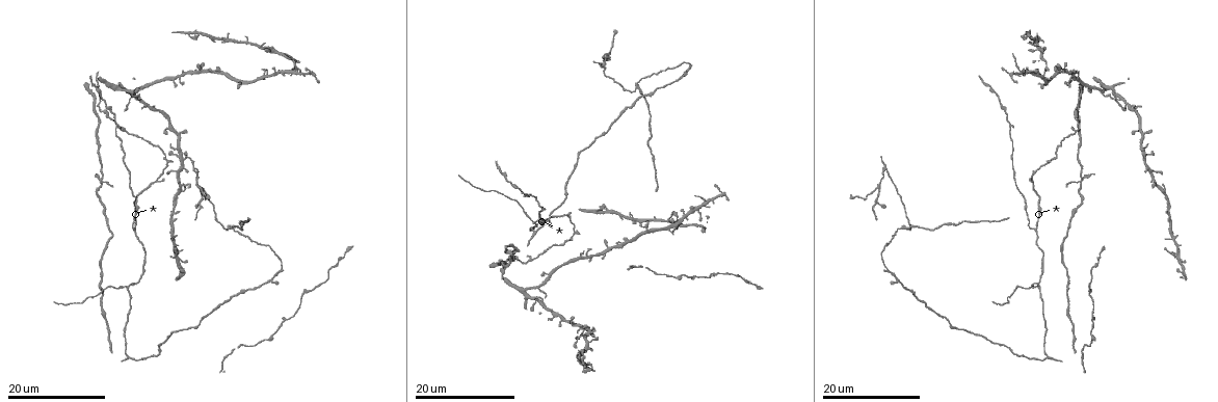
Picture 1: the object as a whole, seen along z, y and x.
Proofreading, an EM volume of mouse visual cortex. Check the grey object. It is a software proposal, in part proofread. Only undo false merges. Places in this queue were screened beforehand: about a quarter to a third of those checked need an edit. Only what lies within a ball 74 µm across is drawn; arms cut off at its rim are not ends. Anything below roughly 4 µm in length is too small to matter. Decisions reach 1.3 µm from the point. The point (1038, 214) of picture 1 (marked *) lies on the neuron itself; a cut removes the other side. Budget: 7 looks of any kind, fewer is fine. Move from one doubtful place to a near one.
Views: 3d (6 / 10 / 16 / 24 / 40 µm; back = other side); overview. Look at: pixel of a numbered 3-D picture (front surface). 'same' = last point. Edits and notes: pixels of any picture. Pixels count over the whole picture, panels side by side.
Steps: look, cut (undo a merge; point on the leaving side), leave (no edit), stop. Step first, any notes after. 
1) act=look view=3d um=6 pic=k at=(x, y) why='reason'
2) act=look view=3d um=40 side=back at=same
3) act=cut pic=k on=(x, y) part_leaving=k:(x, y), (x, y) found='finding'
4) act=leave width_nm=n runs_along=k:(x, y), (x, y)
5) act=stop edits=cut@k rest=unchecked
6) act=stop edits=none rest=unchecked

act=look view=3d um=16 pic=1 at=(127, 286) why='three arms meet'

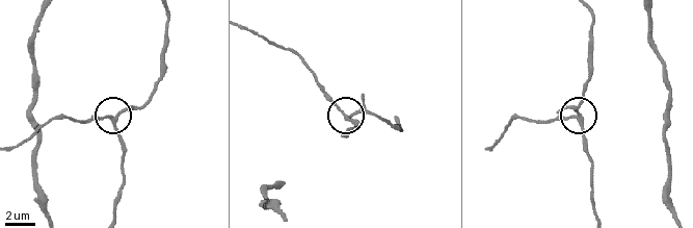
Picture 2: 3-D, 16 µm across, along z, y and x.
act=look view=3d um=6 pic=2 at=(115, 122)

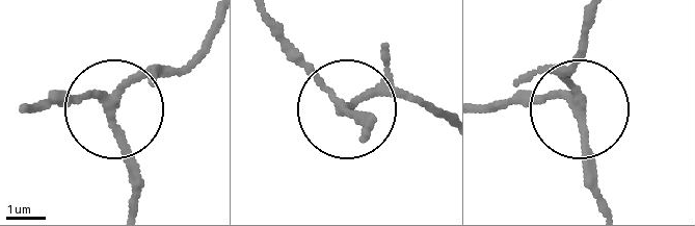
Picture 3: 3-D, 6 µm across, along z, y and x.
act=leave side_arm_um=22 runs_along=3:(438, 111), (399, 92), (346, 108), (283, 45) found='one neuron here'

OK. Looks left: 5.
act=look view=3d um=16 pic=1 at=(100, 180) why='four arms meet'

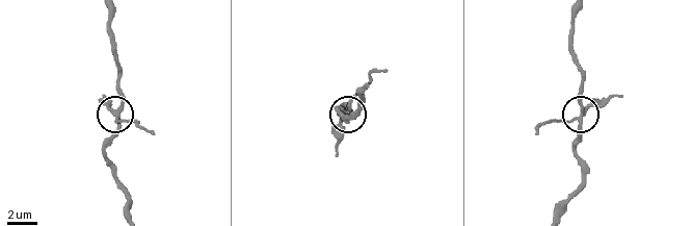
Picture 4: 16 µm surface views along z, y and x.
act=look view=3d um=10 pic=4 at=(585, 111) why='zoom in'

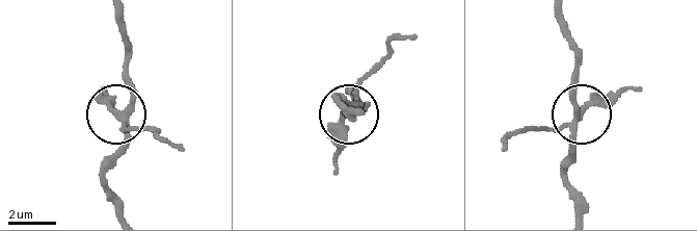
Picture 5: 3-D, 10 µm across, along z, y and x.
act=cut pic=5 on=(113, 102) part_leaving=5:(121, 122), (150, 130), (184, 150) found='a second neuron is stuck on'

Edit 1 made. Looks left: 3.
act=look view=3d um=24 pic=1 at=(98, 104) why='looks like a crossing'

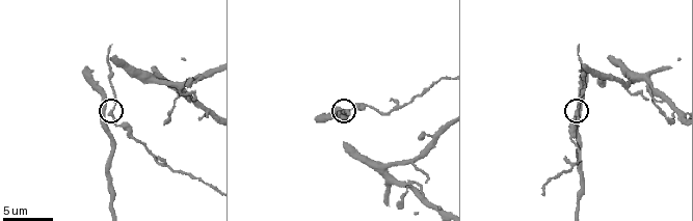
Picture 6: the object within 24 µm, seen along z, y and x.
act=look view=3d um=10 pic=6 at=(108, 114)

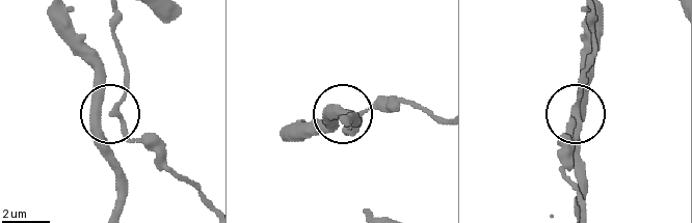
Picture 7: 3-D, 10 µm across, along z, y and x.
act=look view=3d um=10 side=back pic=7 at=(574, 109)

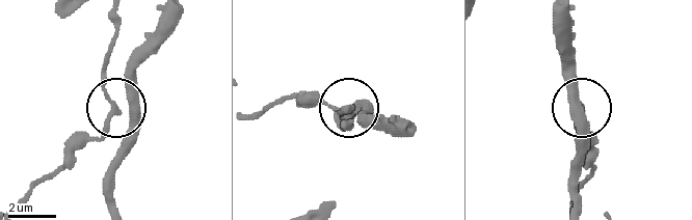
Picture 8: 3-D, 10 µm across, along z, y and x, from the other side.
act=leave arms=4 runs_along=8:(21, 200), (92, 141), (116, 110), (128, 124), (124, 157) found='all the same neuron'

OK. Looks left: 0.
act=stop edits=cut@5 rest=unchecked

